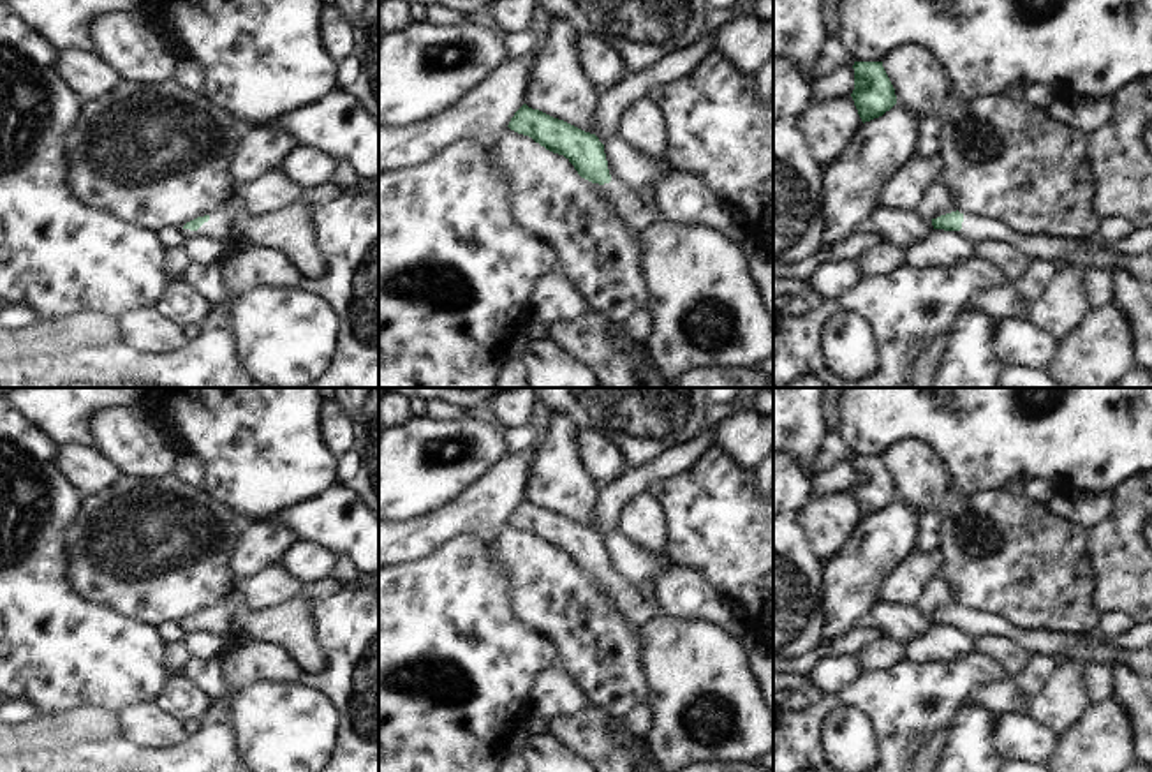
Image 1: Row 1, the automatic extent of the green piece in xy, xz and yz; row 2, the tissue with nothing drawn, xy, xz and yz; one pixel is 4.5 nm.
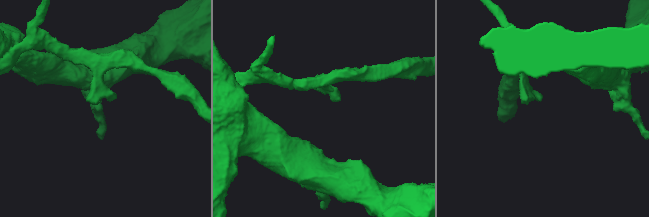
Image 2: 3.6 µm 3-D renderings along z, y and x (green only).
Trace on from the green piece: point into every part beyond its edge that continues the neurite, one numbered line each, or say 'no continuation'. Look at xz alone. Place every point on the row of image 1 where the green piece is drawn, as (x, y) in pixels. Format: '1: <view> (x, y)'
1: xz (636, 215)

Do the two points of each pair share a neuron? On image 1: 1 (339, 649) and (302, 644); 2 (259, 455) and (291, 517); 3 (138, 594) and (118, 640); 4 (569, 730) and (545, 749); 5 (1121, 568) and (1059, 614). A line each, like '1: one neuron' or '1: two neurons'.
1: two neurons
2: two neurons
3: two neurons
4: two neurons
5: two neurons

